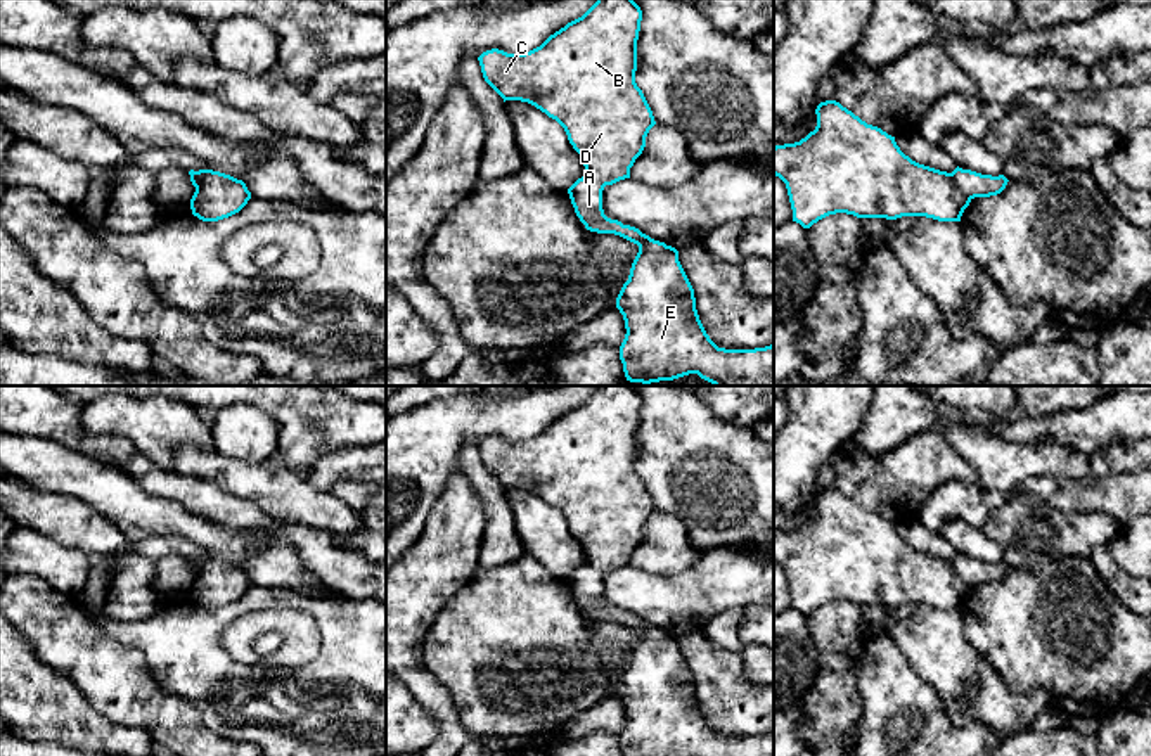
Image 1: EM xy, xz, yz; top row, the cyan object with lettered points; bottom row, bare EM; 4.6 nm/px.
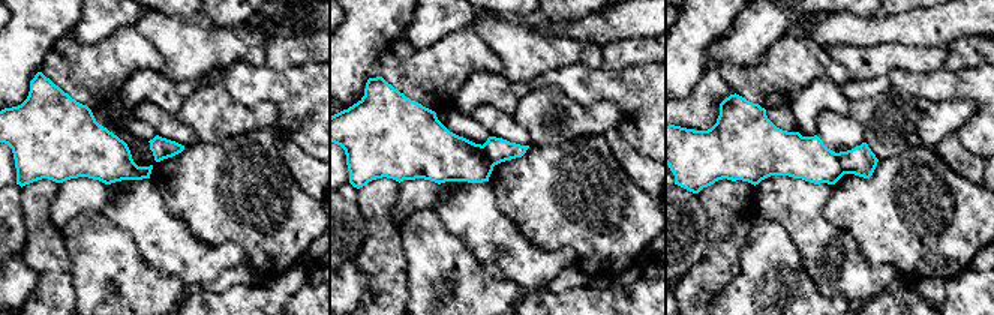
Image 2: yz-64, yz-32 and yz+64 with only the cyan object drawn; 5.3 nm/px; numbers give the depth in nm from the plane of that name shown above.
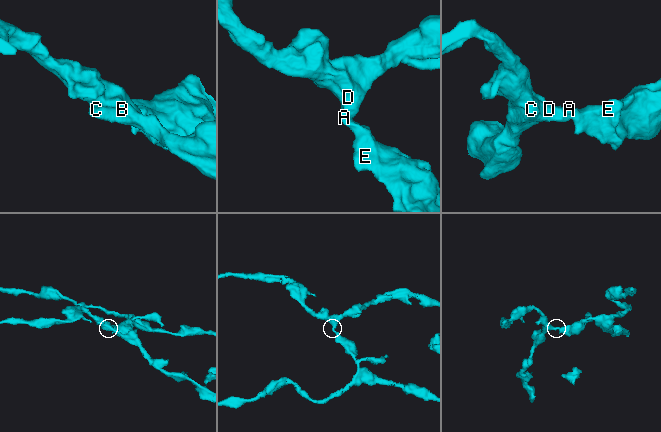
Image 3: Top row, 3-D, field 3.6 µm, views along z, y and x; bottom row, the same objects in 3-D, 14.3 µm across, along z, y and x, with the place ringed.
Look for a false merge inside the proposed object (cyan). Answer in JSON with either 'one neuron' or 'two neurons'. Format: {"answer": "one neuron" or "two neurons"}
{"answer": "two neurons"}

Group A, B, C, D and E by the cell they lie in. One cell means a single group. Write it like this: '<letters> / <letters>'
A E / B C D

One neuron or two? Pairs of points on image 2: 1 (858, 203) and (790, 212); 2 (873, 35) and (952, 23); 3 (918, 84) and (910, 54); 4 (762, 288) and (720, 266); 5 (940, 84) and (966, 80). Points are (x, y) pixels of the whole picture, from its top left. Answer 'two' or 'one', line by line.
1: two
2: one
3: two
4: two
5: one

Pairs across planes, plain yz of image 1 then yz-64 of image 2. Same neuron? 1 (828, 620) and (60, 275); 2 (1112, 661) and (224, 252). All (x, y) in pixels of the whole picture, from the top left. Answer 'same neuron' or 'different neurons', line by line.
1: same neuron
2: different neurons

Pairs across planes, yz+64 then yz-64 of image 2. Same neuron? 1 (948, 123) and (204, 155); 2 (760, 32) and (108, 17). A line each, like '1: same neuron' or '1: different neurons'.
1: different neurons
2: same neuron

